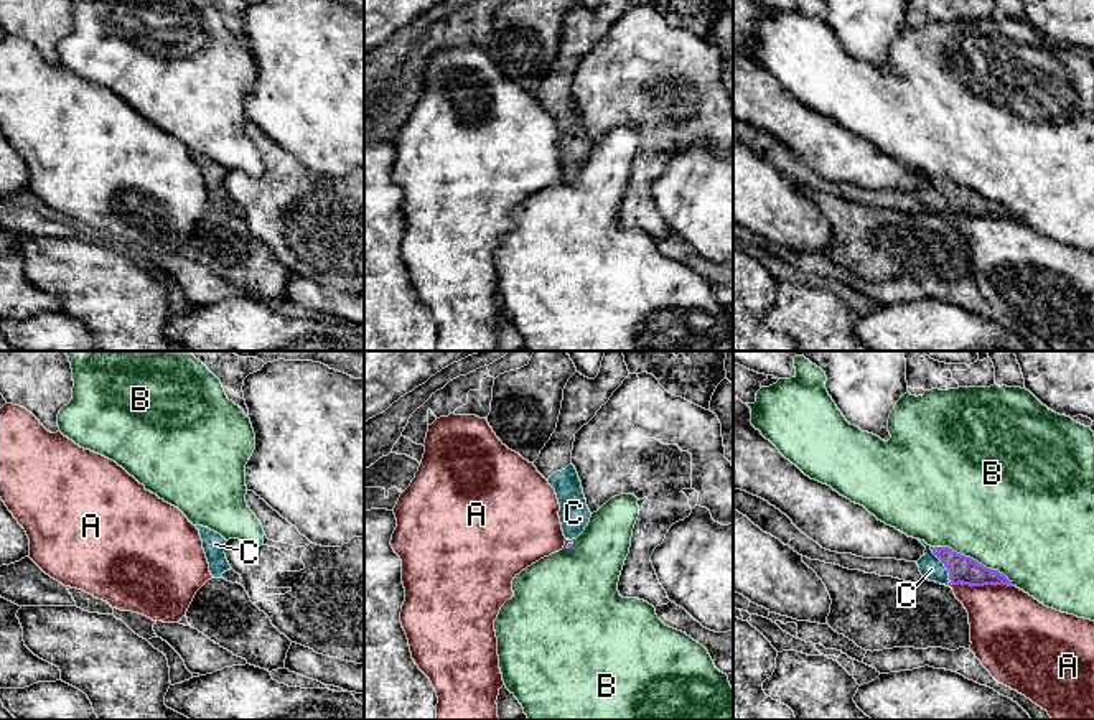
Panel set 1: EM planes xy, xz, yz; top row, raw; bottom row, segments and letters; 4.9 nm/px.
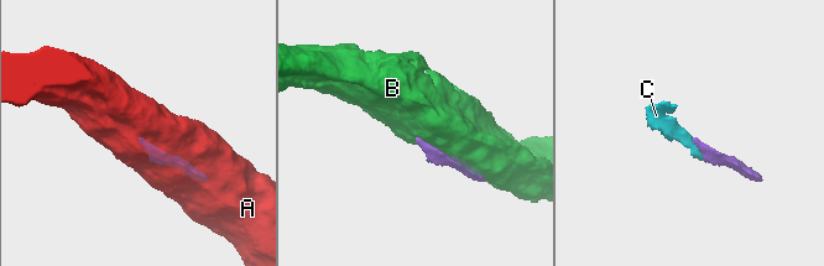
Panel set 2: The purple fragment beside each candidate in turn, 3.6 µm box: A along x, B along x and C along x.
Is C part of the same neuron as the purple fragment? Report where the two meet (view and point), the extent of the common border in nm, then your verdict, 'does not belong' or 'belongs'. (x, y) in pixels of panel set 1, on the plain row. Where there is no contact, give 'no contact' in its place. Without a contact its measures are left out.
yz (944, 196) | 180 nm | belongs

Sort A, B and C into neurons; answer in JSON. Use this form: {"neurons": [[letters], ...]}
{"neurons": [["A"], ["B"], ["C"]]}

